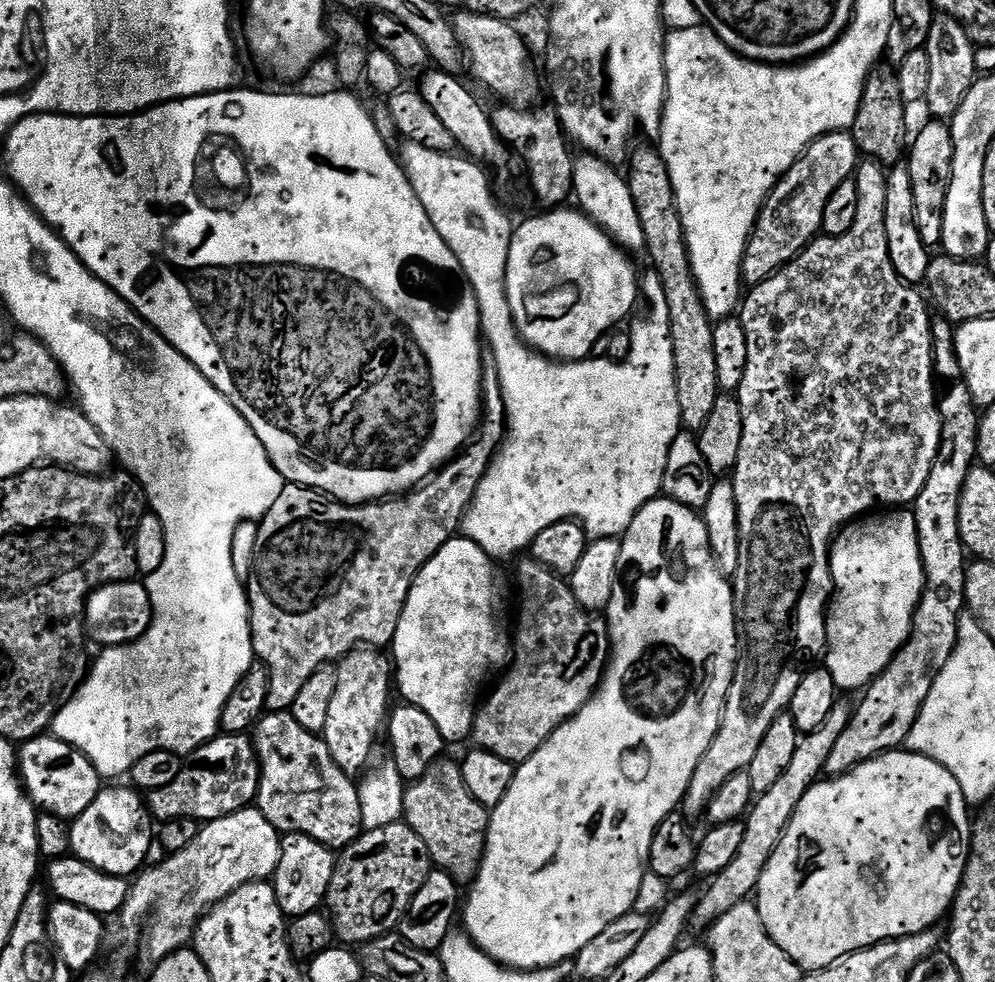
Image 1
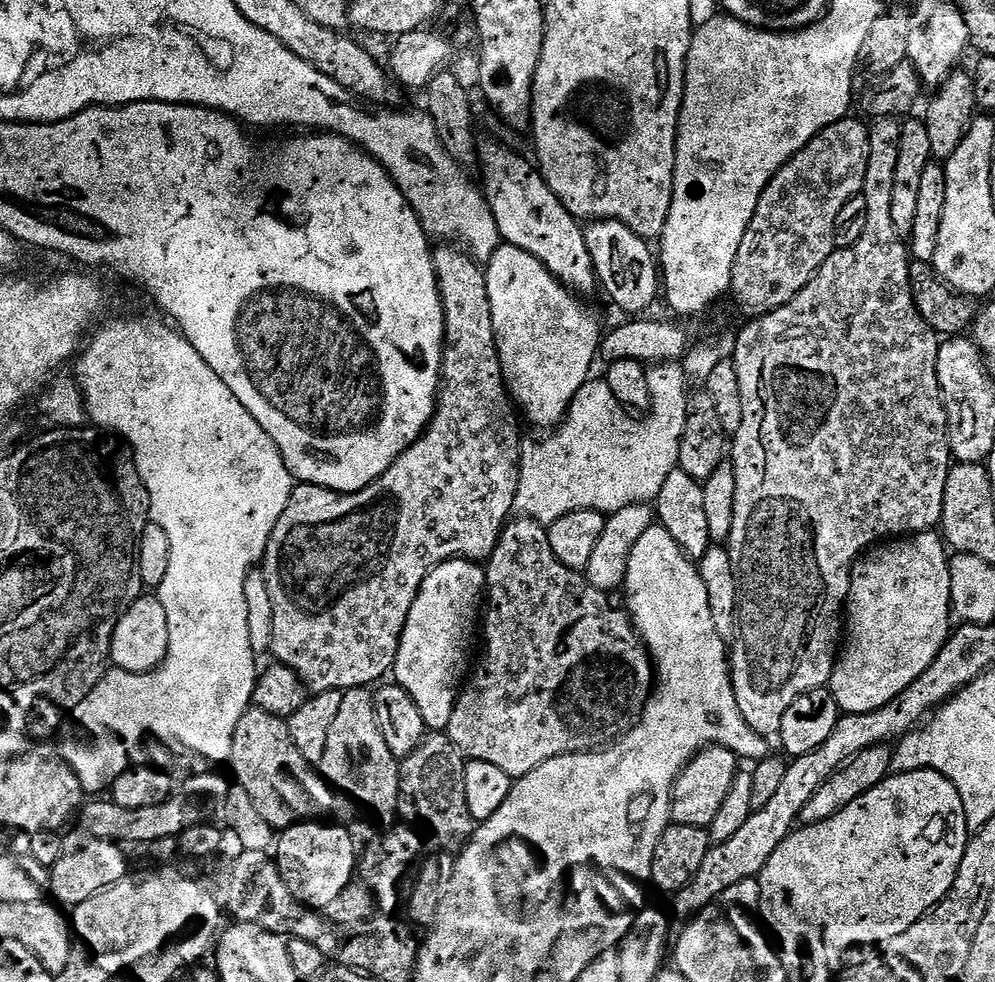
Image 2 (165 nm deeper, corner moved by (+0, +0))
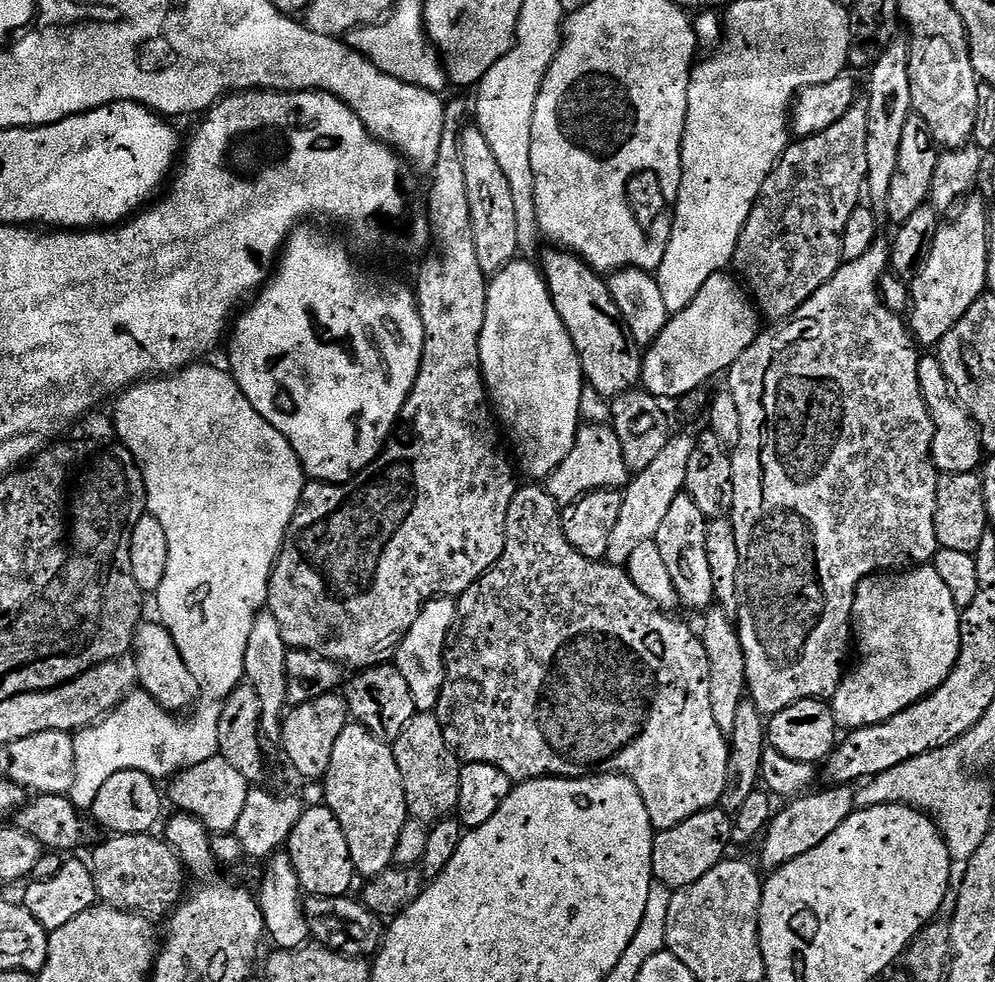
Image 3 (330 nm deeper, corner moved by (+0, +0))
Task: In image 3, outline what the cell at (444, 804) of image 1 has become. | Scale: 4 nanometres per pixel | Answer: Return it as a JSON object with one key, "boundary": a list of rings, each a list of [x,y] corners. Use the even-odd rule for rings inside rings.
{"boundary":[[[421,712],[412,717],[412,721],[402,730],[402,734],[392,744],[394,762],[398,762],[398,770],[402,770],[402,786],[406,790],[408,814],[413,820],[421,820],[429,826],[451,817],[458,806],[458,782],[462,761],[450,750],[446,738],[442,734],[442,726],[432,712]]]}

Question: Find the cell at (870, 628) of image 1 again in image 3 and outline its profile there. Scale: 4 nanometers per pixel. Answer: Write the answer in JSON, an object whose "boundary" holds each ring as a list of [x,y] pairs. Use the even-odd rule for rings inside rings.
{"boundary":[[[913,566],[891,574],[867,576],[858,586],[852,607],[854,648],[860,651],[860,665],[845,675],[830,698],[837,725],[841,729],[851,730],[886,722],[886,718],[894,718],[894,714],[917,704],[924,696],[929,696],[938,686],[942,686],[950,670],[954,670],[954,662],[958,662],[961,611],[935,566]]]}

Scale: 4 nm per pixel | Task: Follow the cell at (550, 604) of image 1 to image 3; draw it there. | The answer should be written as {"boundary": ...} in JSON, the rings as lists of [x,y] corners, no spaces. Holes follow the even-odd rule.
{"boundary":[[[517,487],[514,498],[510,502],[510,514],[506,514],[506,546],[502,550],[502,558],[498,558],[496,565],[483,578],[469,586],[466,591],[461,592],[458,597],[458,623],[454,629],[454,635],[451,637],[450,647],[446,652],[444,689],[441,690],[440,701],[434,709],[434,714],[442,726],[442,734],[450,746],[450,750],[464,764],[498,766],[498,770],[502,770],[502,774],[506,774],[513,782],[543,780],[545,778],[576,780],[580,776],[595,776],[597,774],[601,776],[625,776],[630,778],[630,782],[634,782],[634,786],[638,786],[638,794],[642,794],[642,802],[646,802],[646,810],[650,814],[650,822],[656,832],[670,830],[674,826],[678,826],[678,822],[686,822],[686,818],[694,818],[694,814],[698,814],[702,810],[717,807],[722,794],[726,790],[726,782],[728,781],[730,740],[725,732],[718,730],[718,722],[714,722],[714,713],[710,706],[710,658],[706,658],[706,646],[700,641],[699,635],[695,631],[691,632],[682,621],[675,620],[672,614],[669,614],[663,608],[659,608],[654,602],[650,602],[650,598],[646,598],[646,594],[642,594],[642,590],[638,590],[638,586],[634,586],[634,582],[623,567],[607,563],[604,560],[591,560],[582,554],[578,554],[578,550],[574,550],[574,546],[570,546],[570,542],[566,542],[566,534],[562,534],[561,505],[557,504],[555,498],[548,492],[547,487],[528,487],[532,488]]]}

